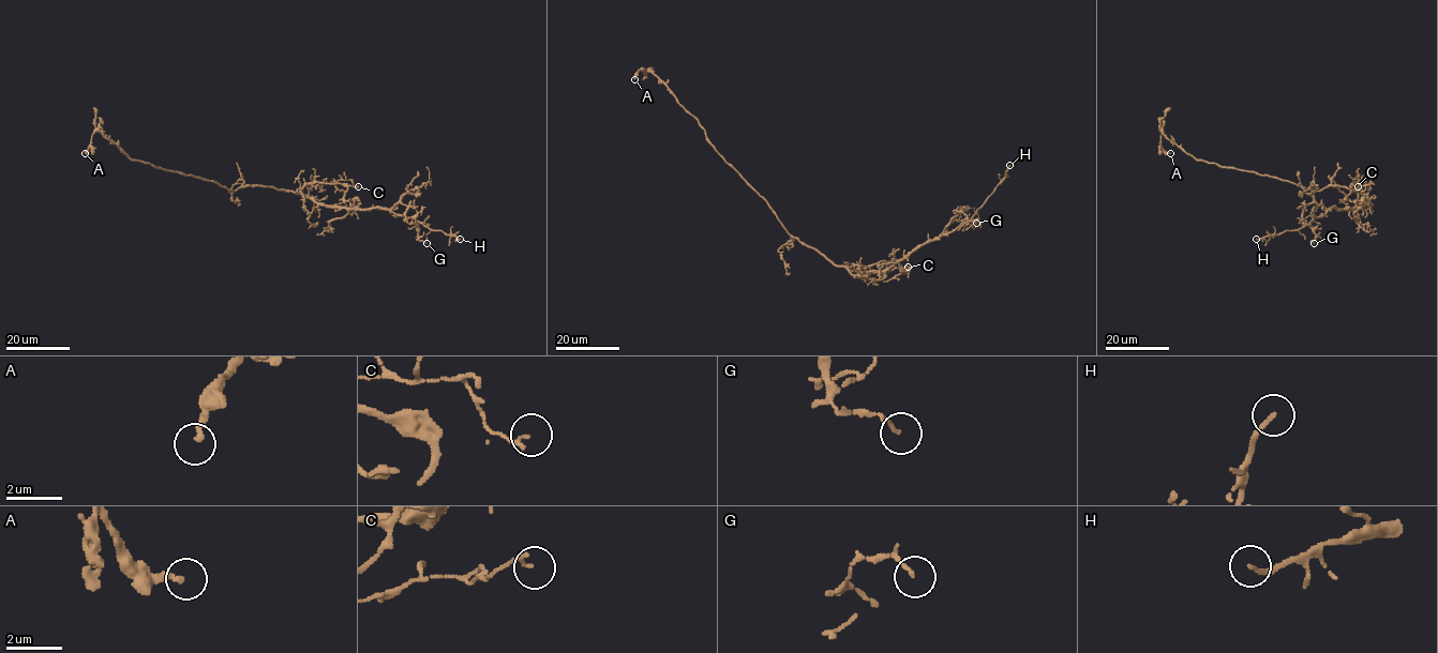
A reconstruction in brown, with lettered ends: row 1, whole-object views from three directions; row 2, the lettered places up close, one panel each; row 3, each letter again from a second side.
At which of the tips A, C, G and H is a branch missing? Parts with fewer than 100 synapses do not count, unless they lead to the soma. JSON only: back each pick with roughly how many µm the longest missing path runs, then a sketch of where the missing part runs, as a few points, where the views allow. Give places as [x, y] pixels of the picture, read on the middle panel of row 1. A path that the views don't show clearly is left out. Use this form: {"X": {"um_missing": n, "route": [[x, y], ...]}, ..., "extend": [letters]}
{"H": {"um_missing": 35, "route": [[1009, 165], [1018, 148], [1022, 147], [1035, 164], [1033, 200], [1036, 200]]}, "extend": ["H"]}

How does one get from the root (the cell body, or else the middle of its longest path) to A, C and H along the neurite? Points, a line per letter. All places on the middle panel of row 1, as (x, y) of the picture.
A: (800, 242), (783, 227), (768, 203), (718, 152), (699, 122), (656, 76), (640, 70), (634, 79)
C: (800, 242), (817, 248), (836, 264), (854, 269), (882, 260), (897, 260), (894, 260), (884, 271), (908, 267)
H: (800, 242), (817, 248), (852, 275), (887, 270), (920, 245), (968, 221), (1009, 165)

